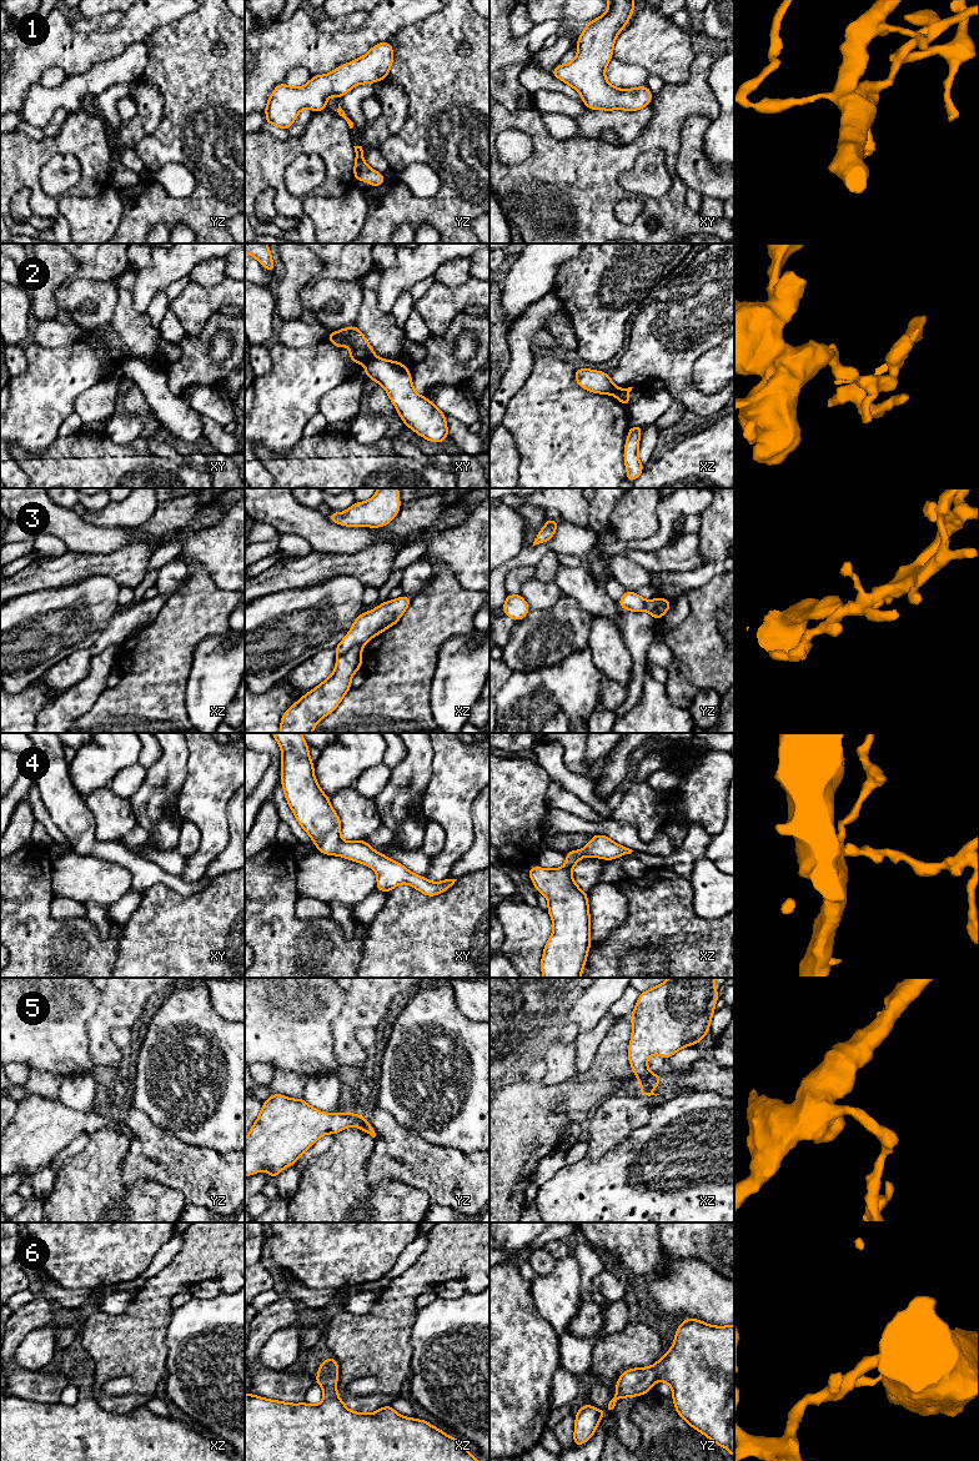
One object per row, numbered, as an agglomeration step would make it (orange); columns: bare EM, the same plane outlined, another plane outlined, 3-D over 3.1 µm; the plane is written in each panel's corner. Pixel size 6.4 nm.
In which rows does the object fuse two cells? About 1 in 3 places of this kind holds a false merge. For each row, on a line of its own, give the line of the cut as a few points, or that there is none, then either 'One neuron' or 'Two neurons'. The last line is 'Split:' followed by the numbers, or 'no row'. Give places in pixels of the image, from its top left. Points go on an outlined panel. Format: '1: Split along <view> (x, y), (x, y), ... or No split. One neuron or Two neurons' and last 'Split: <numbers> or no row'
1: No split. One neuron
2: Split along xy (373, 355), (364, 362). Two neurons
3: Split along xz (362, 644), (355, 644), (339, 656). Two neurons
4: No split. One neuron
5: No split. One neuron
6: No split. One neuron
Split: 2, 3

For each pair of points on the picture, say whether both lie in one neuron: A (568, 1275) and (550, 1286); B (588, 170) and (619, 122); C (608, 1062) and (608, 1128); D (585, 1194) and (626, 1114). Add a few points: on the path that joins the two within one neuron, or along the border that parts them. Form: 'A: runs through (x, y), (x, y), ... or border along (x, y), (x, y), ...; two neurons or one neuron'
A: runs through (563, 1280), (555, 1286); one neuron
B: border along (576, 135), (602, 139); two neurons
C: border along (618, 1093), (605, 1098), (588, 1115); two neurons
D: border along (631, 1133), (600, 1156), (586, 1158); two neurons

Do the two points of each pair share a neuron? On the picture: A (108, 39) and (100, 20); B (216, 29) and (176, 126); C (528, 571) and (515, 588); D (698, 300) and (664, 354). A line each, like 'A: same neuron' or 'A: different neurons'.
A: different neurons
B: same neuron
C: same neuron
D: same neuron

